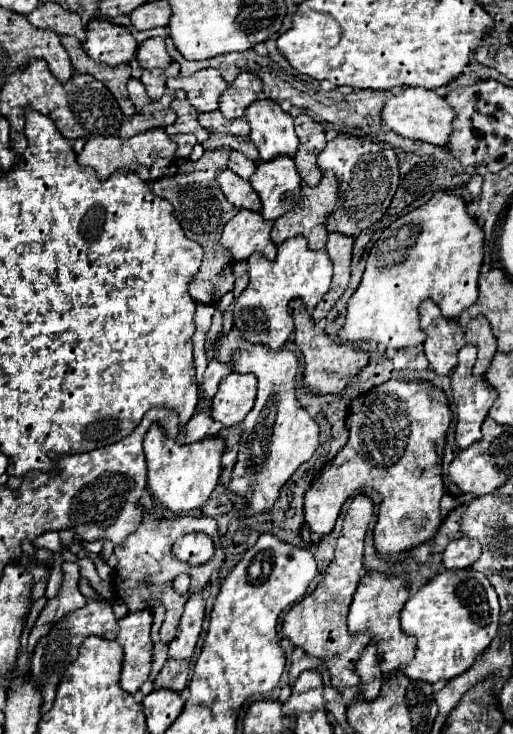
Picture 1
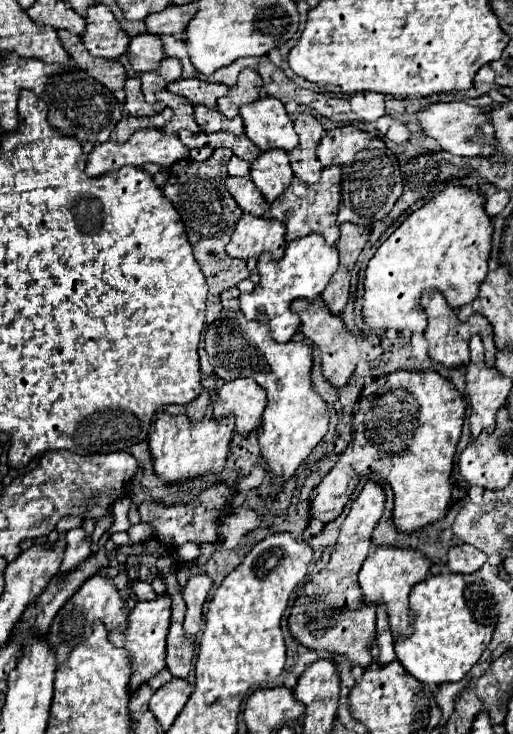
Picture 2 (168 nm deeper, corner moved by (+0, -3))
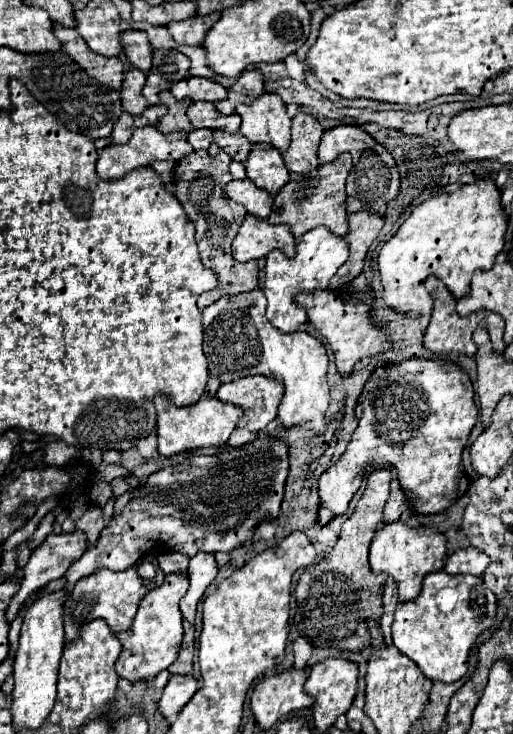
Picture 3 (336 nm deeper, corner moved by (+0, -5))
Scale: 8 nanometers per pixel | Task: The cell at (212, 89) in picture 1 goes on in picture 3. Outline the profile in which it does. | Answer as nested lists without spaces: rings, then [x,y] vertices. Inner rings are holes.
[[[188,77],[172,85],[172,95],[176,99],[190,99],[190,101],[210,101],[216,103],[228,95],[228,89],[220,83],[204,77]]]

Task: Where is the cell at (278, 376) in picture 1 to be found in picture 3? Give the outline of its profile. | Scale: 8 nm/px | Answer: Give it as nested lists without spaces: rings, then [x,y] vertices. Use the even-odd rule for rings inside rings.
[[[256,287],[248,293],[226,295],[218,299],[216,303],[208,305],[206,309],[202,309],[204,343],[206,343],[204,347],[208,353],[208,361],[210,361],[210,375],[218,377],[222,383],[230,383],[234,381],[234,377],[246,377],[246,375],[266,375],[266,377],[280,379],[286,387],[286,395],[278,409],[278,417],[282,419],[282,425],[292,427],[292,425],[308,423],[312,431],[320,433],[326,429],[326,423],[328,423],[326,409],[330,403],[330,393],[328,393],[328,383],[326,383],[326,371],[328,371],[326,347],[306,331],[280,333],[274,325],[270,325],[270,321],[266,321],[264,307],[266,307],[266,297],[262,289]]]

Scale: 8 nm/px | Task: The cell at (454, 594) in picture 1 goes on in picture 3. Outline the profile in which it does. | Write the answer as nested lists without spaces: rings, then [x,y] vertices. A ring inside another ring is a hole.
[[[460,581],[460,585],[456,585],[456,589],[444,587],[444,589],[434,589],[434,591],[436,591],[436,595],[432,591],[428,591],[428,587],[426,587],[426,591],[422,591],[416,599],[412,599],[404,605],[398,603],[396,613],[394,613],[394,623],[392,623],[392,641],[394,641],[394,647],[400,649],[400,653],[410,657],[422,669],[426,679],[454,683],[454,681],[462,679],[468,671],[468,653],[470,653],[472,643],[484,629],[488,629],[494,623],[496,597],[482,583],[468,585],[468,581],[464,581],[464,583]]]

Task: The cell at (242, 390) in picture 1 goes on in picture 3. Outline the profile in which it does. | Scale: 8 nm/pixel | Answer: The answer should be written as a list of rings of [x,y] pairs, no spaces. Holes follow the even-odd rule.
[[[252,375],[234,383],[226,383],[218,389],[216,397],[226,403],[240,405],[244,409],[238,427],[260,433],[278,415],[278,405],[284,397],[282,381],[276,377]]]

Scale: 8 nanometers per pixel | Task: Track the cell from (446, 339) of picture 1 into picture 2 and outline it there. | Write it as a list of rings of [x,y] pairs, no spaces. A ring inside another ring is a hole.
[[[436,289],[424,291],[424,295],[422,295],[422,307],[424,307],[426,315],[428,315],[428,327],[424,331],[424,337],[430,343],[430,359],[434,363],[440,363],[444,367],[462,367],[462,365],[466,365],[468,357],[470,357],[468,355],[468,341],[470,341],[472,335],[480,335],[482,343],[484,343],[484,349],[486,349],[486,365],[494,367],[496,347],[494,347],[494,341],[492,341],[492,325],[488,323],[486,317],[482,317],[482,315],[476,313],[466,323],[462,323],[456,317],[456,311],[448,307],[446,299]]]

